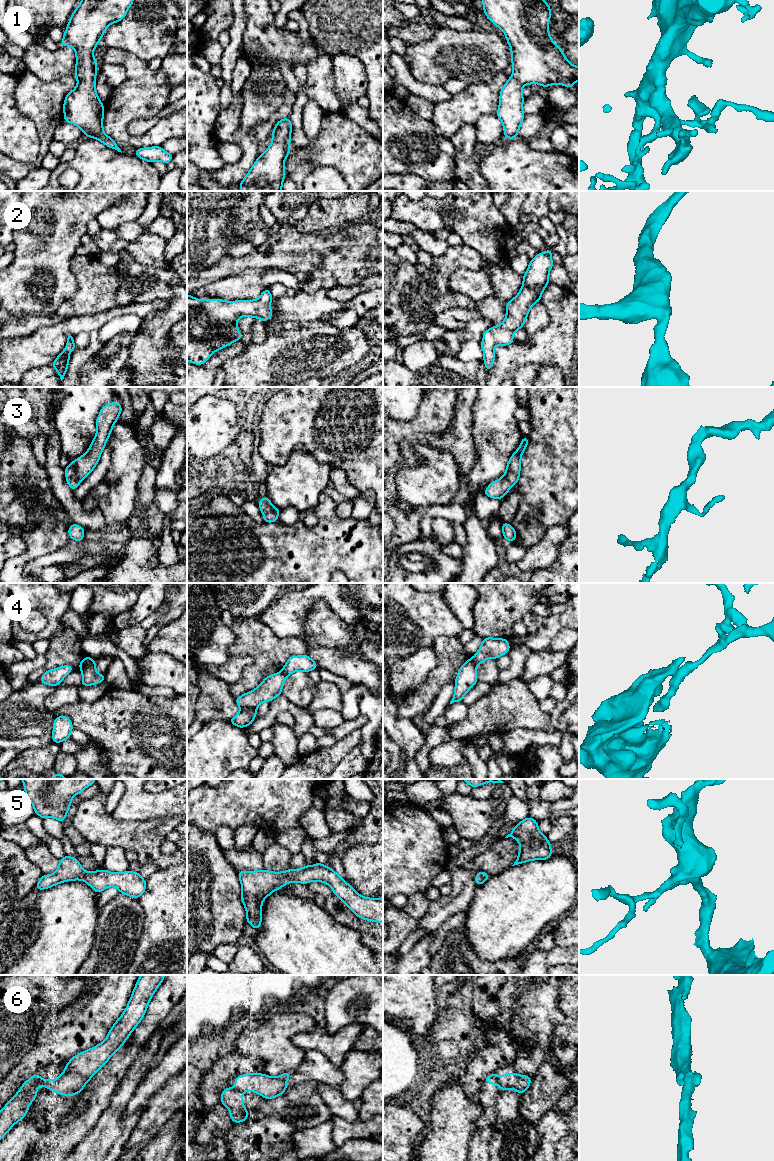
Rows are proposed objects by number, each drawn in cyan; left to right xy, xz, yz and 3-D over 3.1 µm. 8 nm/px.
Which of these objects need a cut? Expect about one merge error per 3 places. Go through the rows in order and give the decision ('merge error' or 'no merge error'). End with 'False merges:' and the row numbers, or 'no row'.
1: no merge error
2: no merge error
3: no merge error
4: merge error
5: no merge error
6: merge error
False merges: 4, 6

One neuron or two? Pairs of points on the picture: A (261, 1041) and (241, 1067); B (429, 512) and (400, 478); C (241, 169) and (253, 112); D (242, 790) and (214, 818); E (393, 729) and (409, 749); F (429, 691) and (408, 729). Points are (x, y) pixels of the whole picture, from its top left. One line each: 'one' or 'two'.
A: two
B: two
C: one
D: one
E: one
F: two

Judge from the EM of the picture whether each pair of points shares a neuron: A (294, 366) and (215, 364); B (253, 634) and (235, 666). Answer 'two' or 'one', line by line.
A: two
B: two

